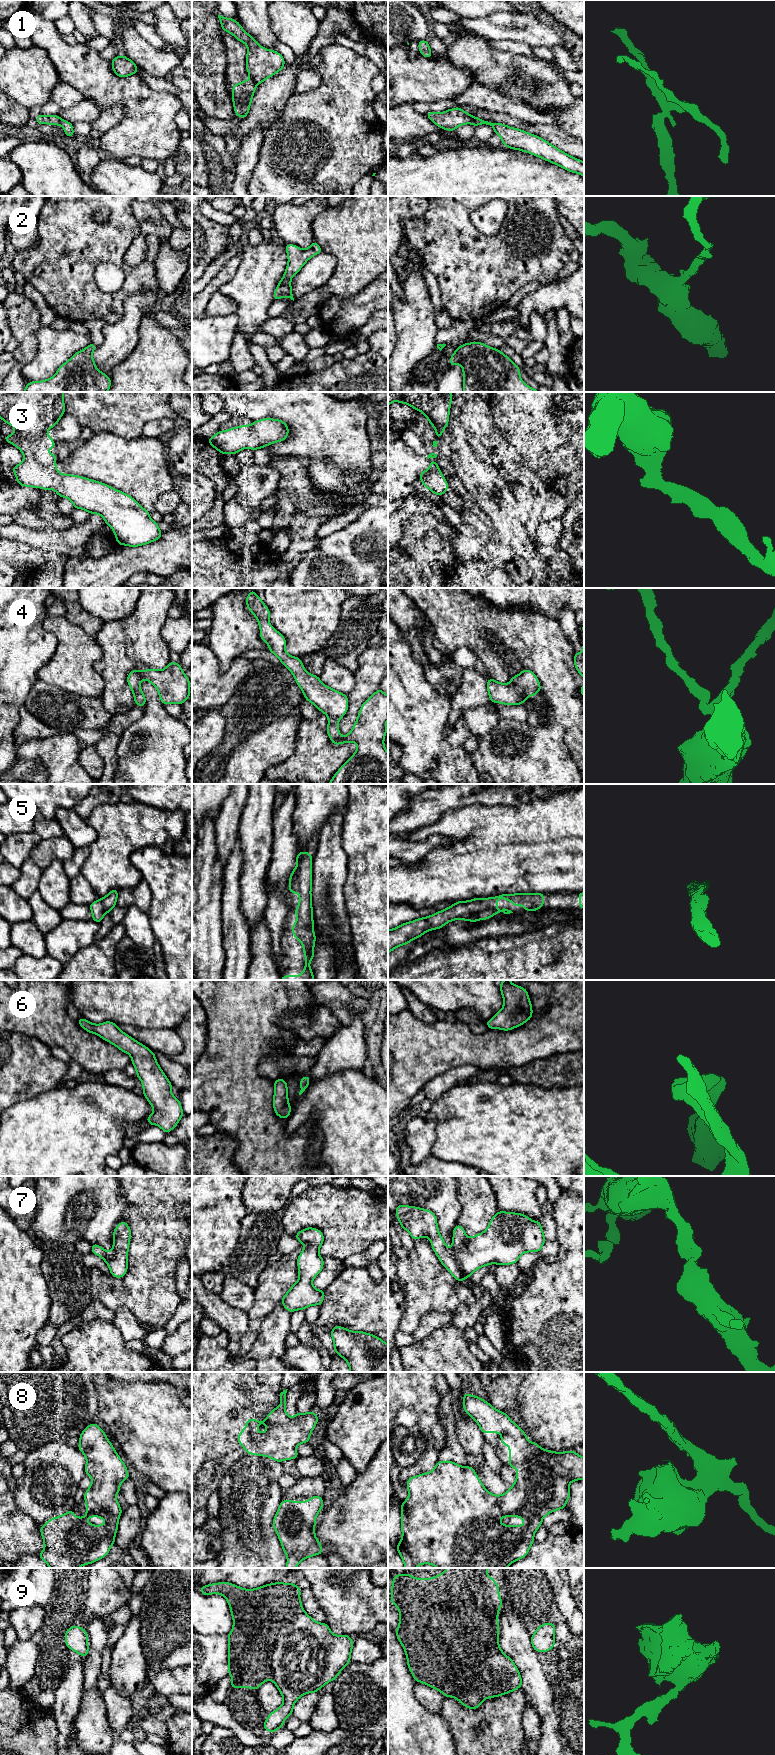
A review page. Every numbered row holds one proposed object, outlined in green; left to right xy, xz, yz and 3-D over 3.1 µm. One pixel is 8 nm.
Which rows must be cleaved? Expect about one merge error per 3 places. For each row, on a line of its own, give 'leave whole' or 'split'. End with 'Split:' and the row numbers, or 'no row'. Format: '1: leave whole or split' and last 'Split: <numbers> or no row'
1: split
2: leave whole
3: leave whole
4: leave whole
5: leave whole
6: leave whole
7: leave whole
8: leave whole
9: leave whole
Split: 1

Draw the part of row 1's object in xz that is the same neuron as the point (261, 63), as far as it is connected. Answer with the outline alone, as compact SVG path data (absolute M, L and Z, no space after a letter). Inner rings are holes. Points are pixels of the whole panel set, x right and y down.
M218 15L218 18L223 31L229 32L238 41L247 45L246 70L256 85L284 68L285 60L280 53L260 46L235 19L221 15Z

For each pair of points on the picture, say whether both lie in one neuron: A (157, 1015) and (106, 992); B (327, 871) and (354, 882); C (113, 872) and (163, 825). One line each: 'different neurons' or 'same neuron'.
A: same neuron
B: different neurons
C: same neuron

